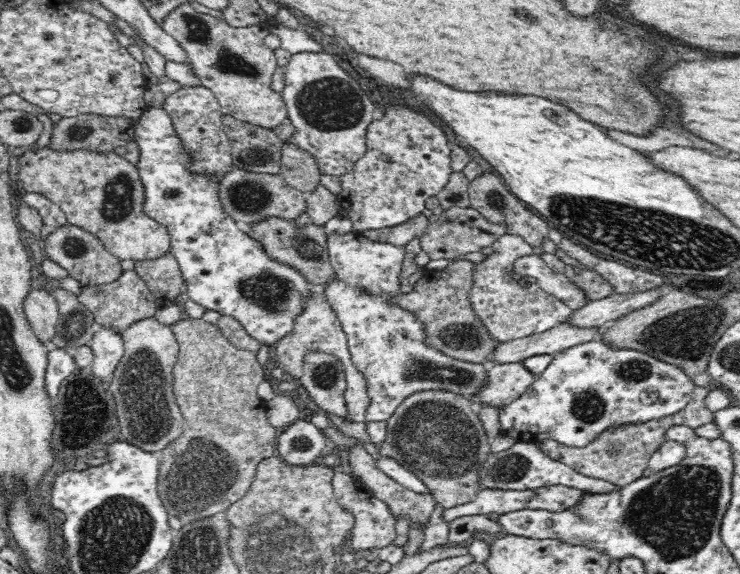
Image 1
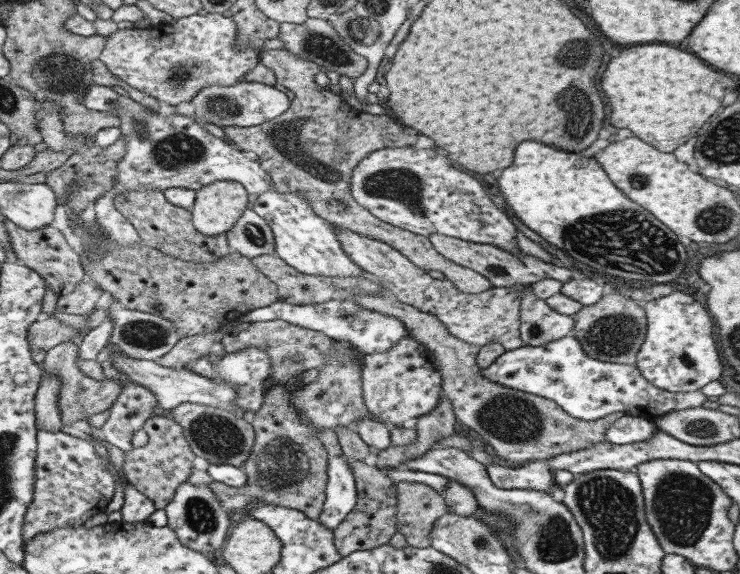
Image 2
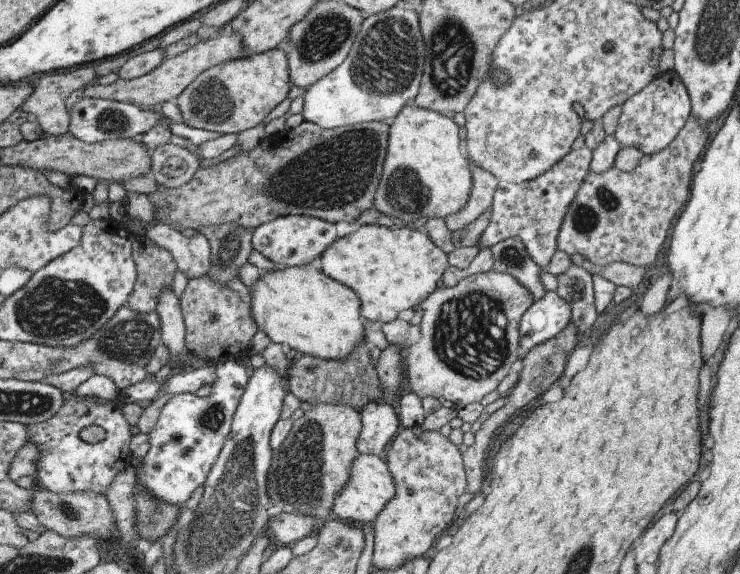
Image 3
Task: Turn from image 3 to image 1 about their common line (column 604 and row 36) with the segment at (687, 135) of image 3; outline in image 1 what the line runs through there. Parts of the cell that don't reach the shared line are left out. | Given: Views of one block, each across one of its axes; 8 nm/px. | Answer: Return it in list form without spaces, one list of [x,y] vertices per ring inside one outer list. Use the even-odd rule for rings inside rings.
[[[188,3],[175,8],[167,16],[163,22],[163,29],[176,39],[176,42],[187,52],[194,73],[200,79],[200,84],[214,93],[224,115],[233,116],[242,122],[259,126],[262,129],[274,128],[288,120],[288,113],[280,93],[270,89],[272,74],[276,72],[277,60],[275,51],[266,47],[263,41],[268,33],[267,29],[258,24],[233,27],[225,20],[213,15],[197,13]]]

